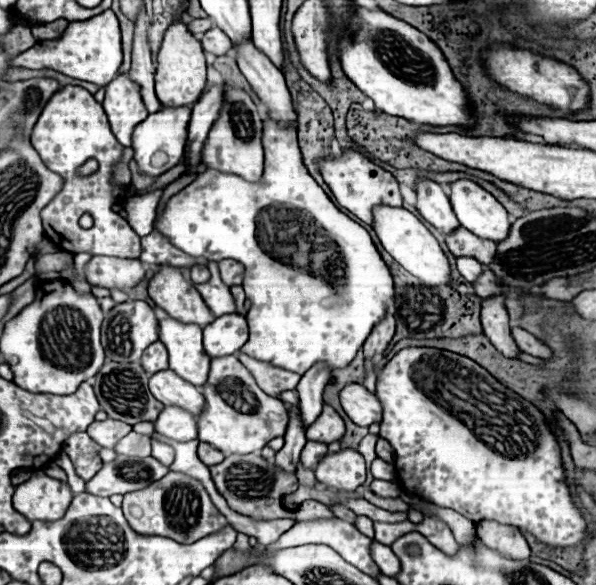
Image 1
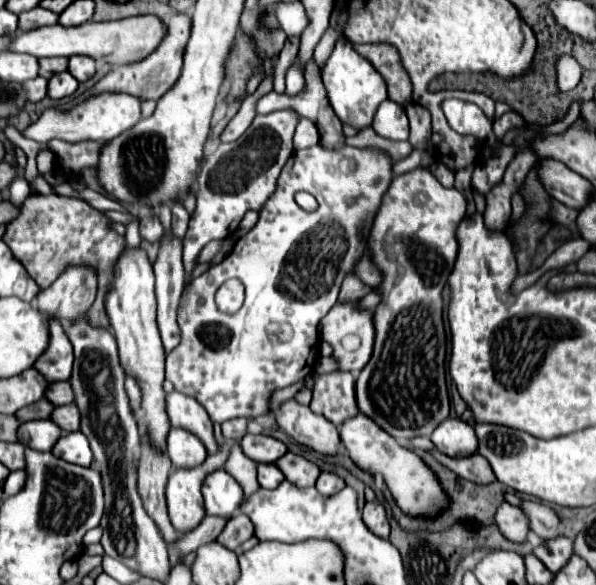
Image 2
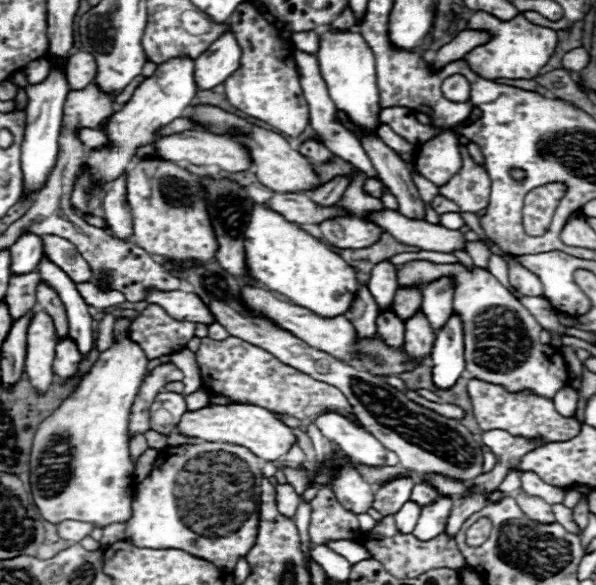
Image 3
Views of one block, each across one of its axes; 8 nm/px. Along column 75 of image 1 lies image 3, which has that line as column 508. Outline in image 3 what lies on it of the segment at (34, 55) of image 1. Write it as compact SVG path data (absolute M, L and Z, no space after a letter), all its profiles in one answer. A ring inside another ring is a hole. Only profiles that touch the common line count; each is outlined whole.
M476 12L470 18L468 26L486 28L492 32L492 40L488 44L478 46L464 56L468 66L476 74L480 74L482 78L488 78L488 80L492 80L492 78L526 78L526 80L536 78L556 48L556 32L552 28L544 28L544 26L536 26L536 24L528 22L522 14L512 18L510 22L502 22L486 12Z

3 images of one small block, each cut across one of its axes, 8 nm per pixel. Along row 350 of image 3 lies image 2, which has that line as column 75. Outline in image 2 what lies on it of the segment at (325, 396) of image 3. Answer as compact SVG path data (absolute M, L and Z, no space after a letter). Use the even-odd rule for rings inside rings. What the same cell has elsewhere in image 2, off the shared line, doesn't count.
M32 194L24 202L18 218L8 224L8 230L2 238L12 250L14 258L26 268L26 272L36 280L40 288L54 284L54 280L68 266L90 266L98 274L98 296L86 316L94 320L94 324L102 324L102 328L110 328L106 320L106 308L102 308L102 300L106 300L106 276L110 276L110 268L114 268L114 260L118 260L118 252L124 248L124 238L116 234L112 228L112 220L86 204L80 198L66 196L42 196Z

